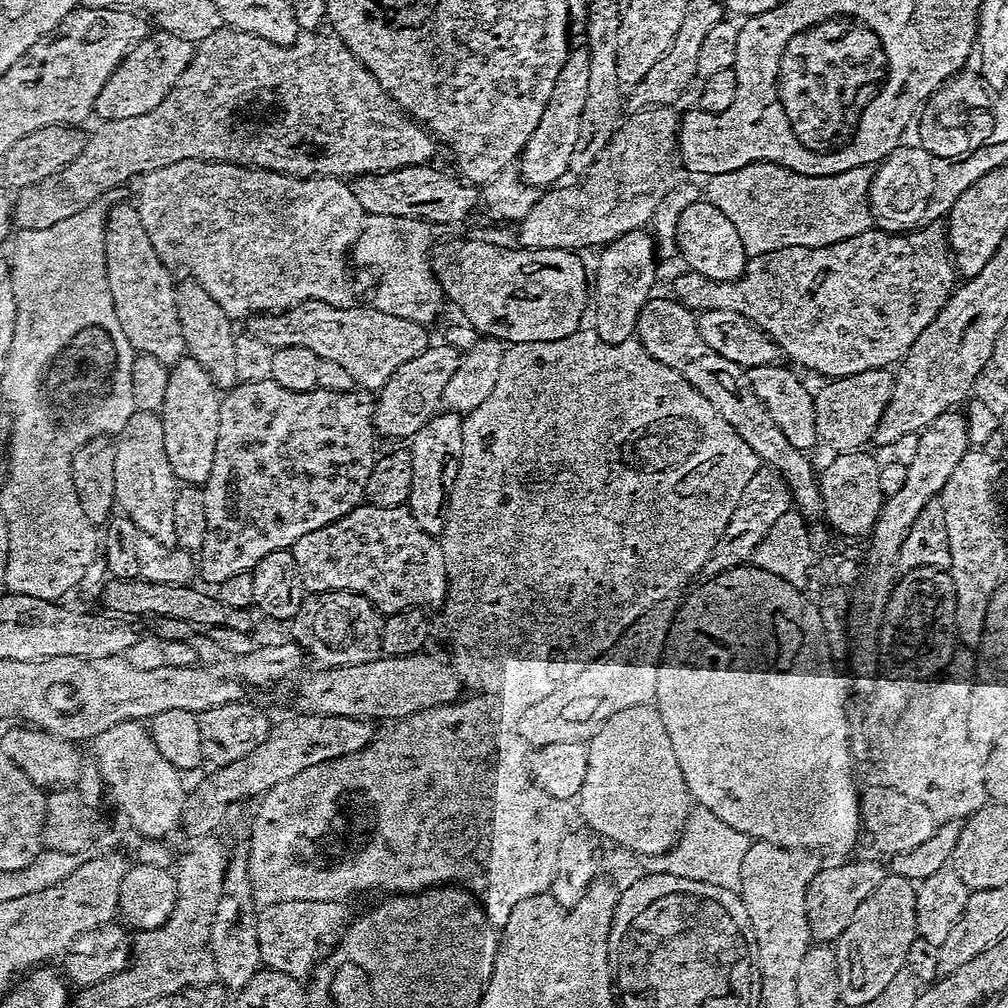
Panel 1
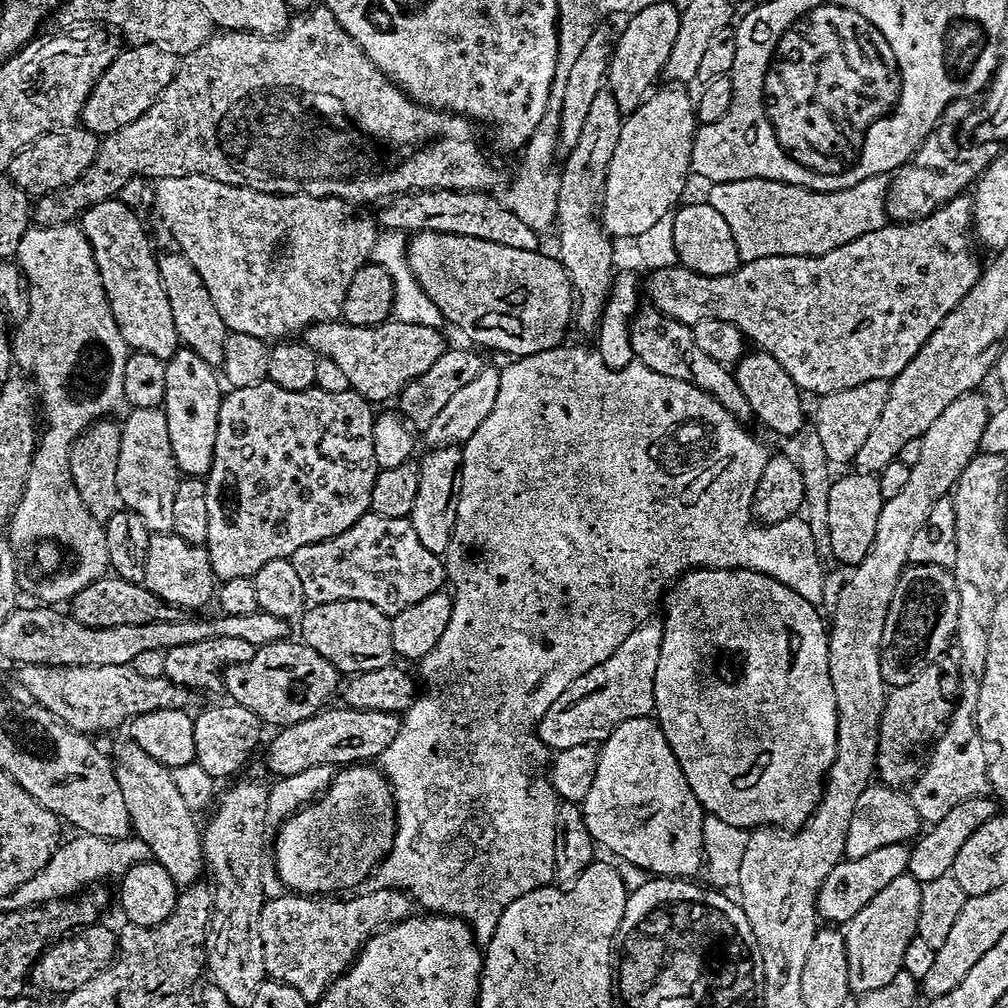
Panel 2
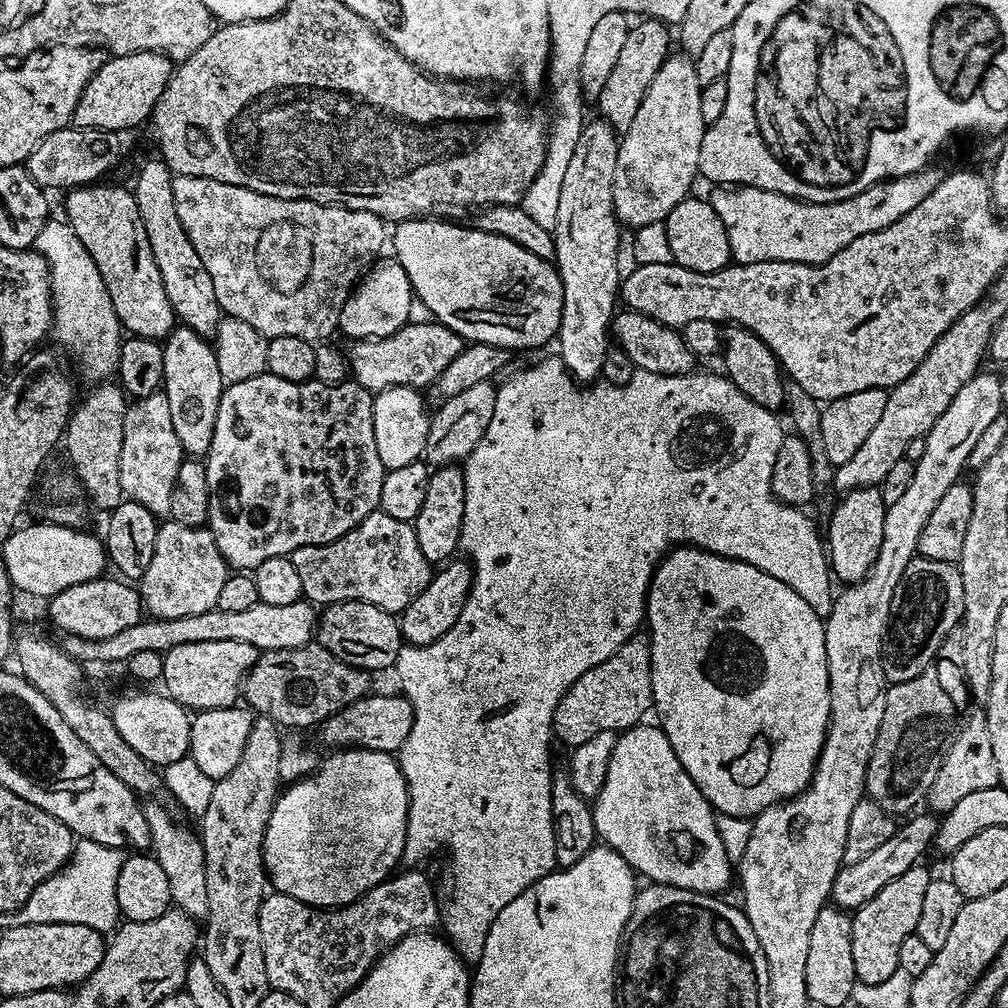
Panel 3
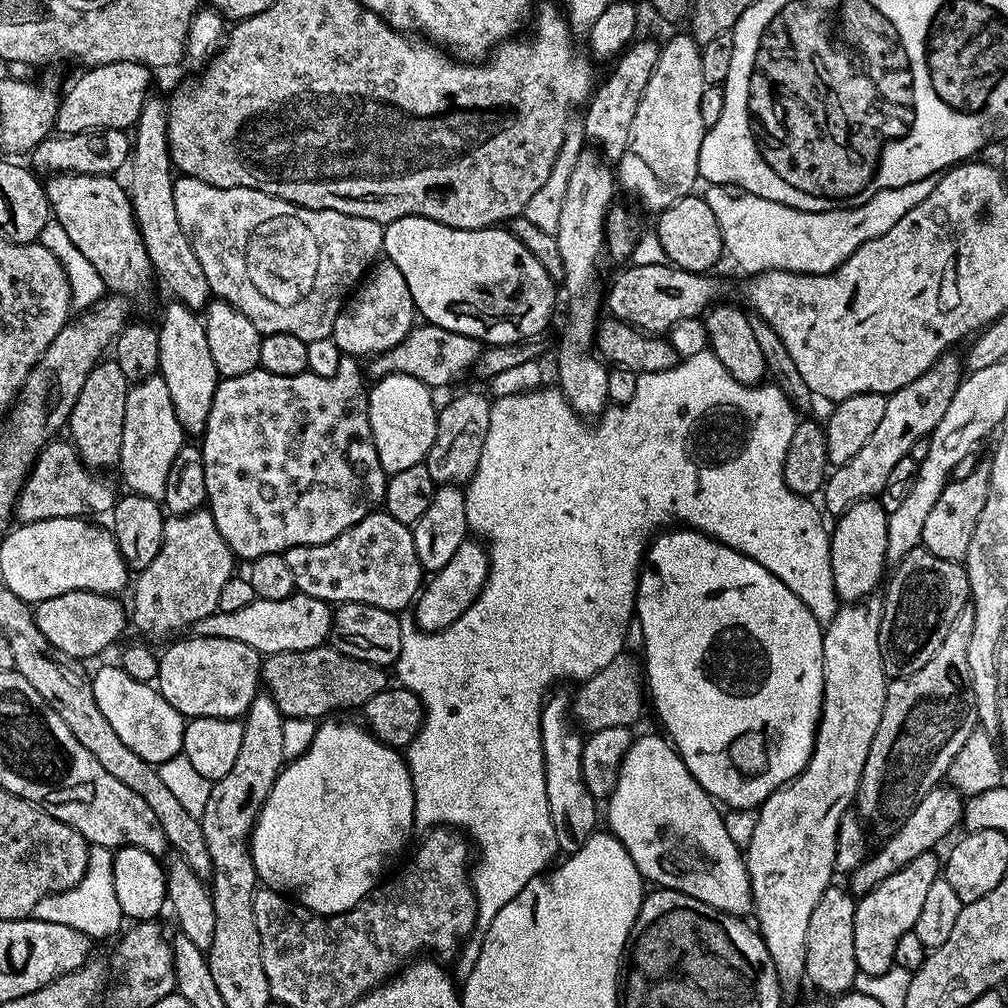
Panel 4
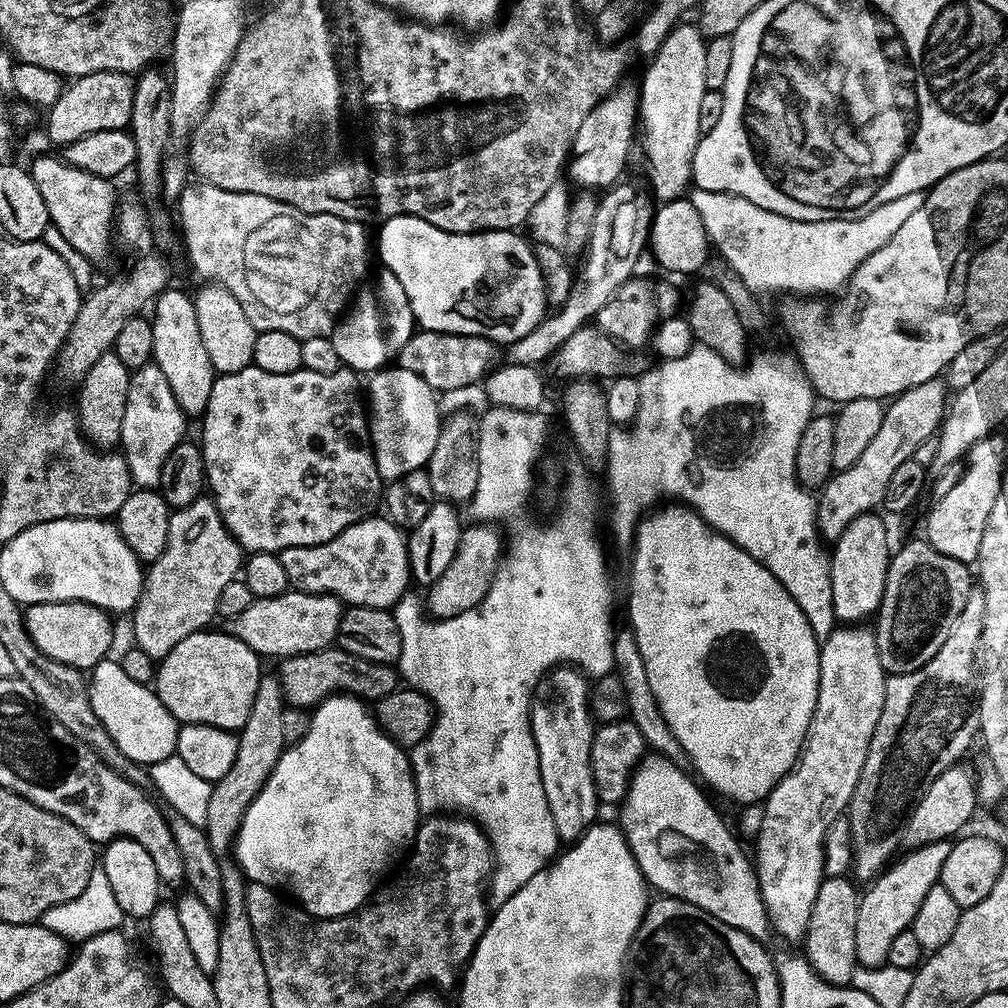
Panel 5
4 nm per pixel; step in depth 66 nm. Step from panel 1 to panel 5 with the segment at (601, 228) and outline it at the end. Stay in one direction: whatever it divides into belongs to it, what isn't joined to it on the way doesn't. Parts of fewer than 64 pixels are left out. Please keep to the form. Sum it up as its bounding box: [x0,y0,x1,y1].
[638,22,709,202]

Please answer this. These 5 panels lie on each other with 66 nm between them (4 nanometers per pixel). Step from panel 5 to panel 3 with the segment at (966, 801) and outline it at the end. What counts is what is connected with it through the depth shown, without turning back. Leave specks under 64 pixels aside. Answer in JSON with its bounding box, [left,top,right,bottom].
[831,815,939,910]

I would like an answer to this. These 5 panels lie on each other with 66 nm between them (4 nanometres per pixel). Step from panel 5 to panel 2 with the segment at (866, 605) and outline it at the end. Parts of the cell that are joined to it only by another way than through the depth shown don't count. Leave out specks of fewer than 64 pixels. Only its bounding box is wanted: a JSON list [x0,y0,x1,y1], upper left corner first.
[829,470,884,566]

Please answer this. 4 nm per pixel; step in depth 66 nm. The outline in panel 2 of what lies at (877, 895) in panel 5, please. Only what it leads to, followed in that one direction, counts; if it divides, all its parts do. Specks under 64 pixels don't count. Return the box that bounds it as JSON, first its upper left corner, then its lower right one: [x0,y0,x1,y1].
[843,874,922,997]

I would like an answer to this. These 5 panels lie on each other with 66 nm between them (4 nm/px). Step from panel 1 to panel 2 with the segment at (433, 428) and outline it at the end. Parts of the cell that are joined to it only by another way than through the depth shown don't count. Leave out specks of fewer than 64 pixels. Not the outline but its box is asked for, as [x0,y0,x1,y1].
[410,446,463,554]

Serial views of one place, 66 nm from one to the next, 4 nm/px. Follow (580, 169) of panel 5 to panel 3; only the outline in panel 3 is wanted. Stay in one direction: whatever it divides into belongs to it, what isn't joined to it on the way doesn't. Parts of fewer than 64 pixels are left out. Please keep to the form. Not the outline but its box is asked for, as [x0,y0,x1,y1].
[598,18,670,134]

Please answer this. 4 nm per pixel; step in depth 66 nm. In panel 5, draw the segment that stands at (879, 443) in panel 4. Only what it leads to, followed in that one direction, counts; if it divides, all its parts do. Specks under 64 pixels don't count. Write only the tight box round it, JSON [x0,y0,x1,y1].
[816,378,950,541]

